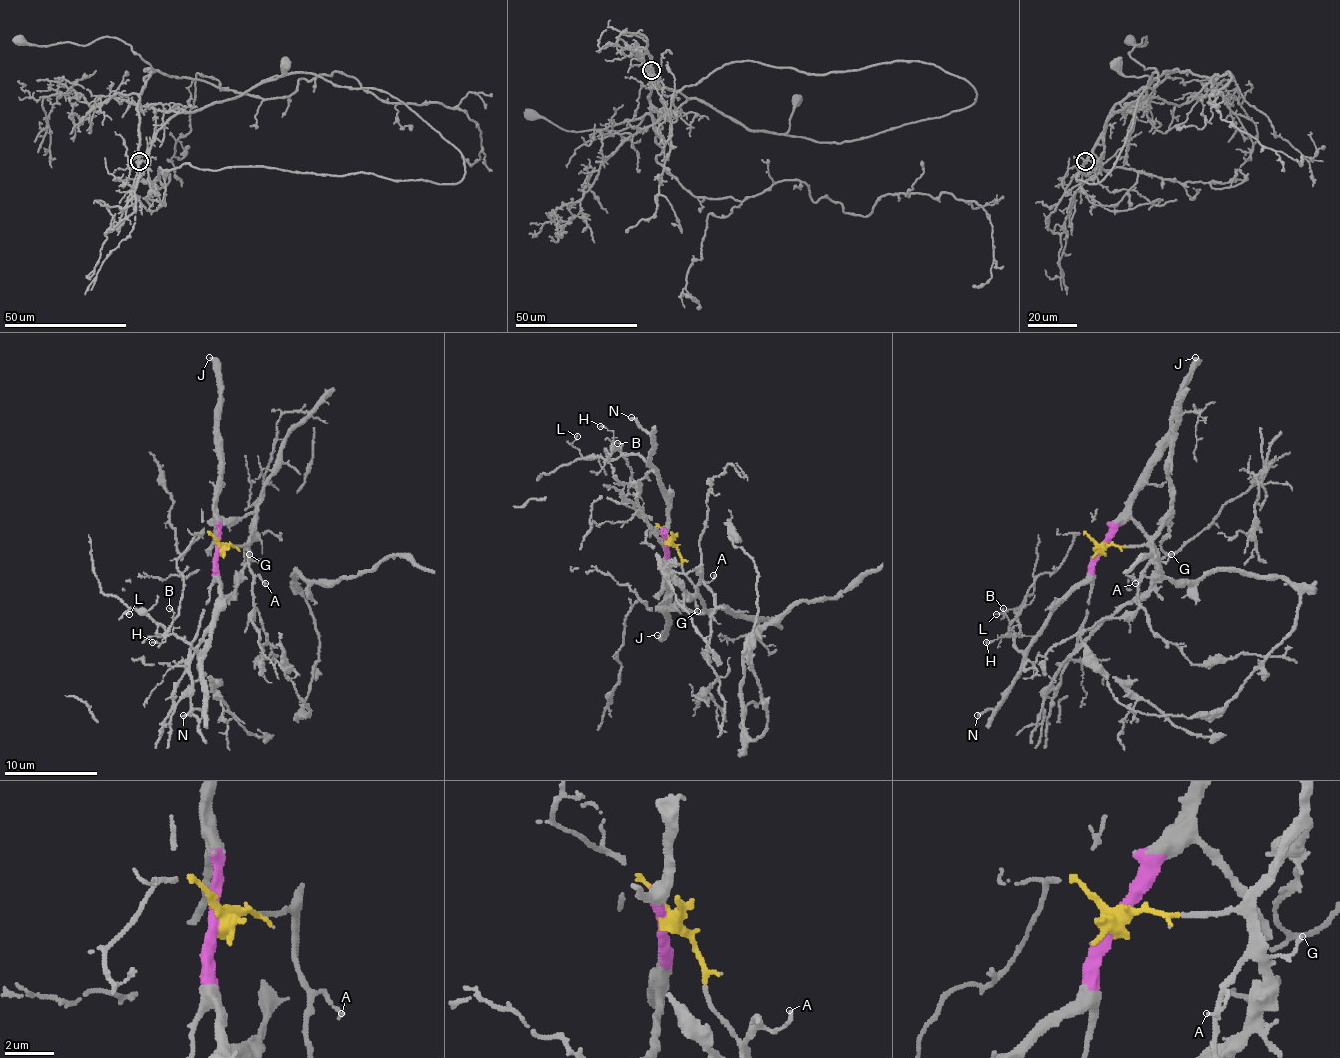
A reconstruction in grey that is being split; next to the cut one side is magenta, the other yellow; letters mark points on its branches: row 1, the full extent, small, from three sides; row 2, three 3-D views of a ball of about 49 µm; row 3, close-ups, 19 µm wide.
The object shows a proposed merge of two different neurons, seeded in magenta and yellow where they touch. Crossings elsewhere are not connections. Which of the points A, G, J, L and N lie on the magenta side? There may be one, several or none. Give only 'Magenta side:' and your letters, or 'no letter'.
Magenta side: J, L, N

